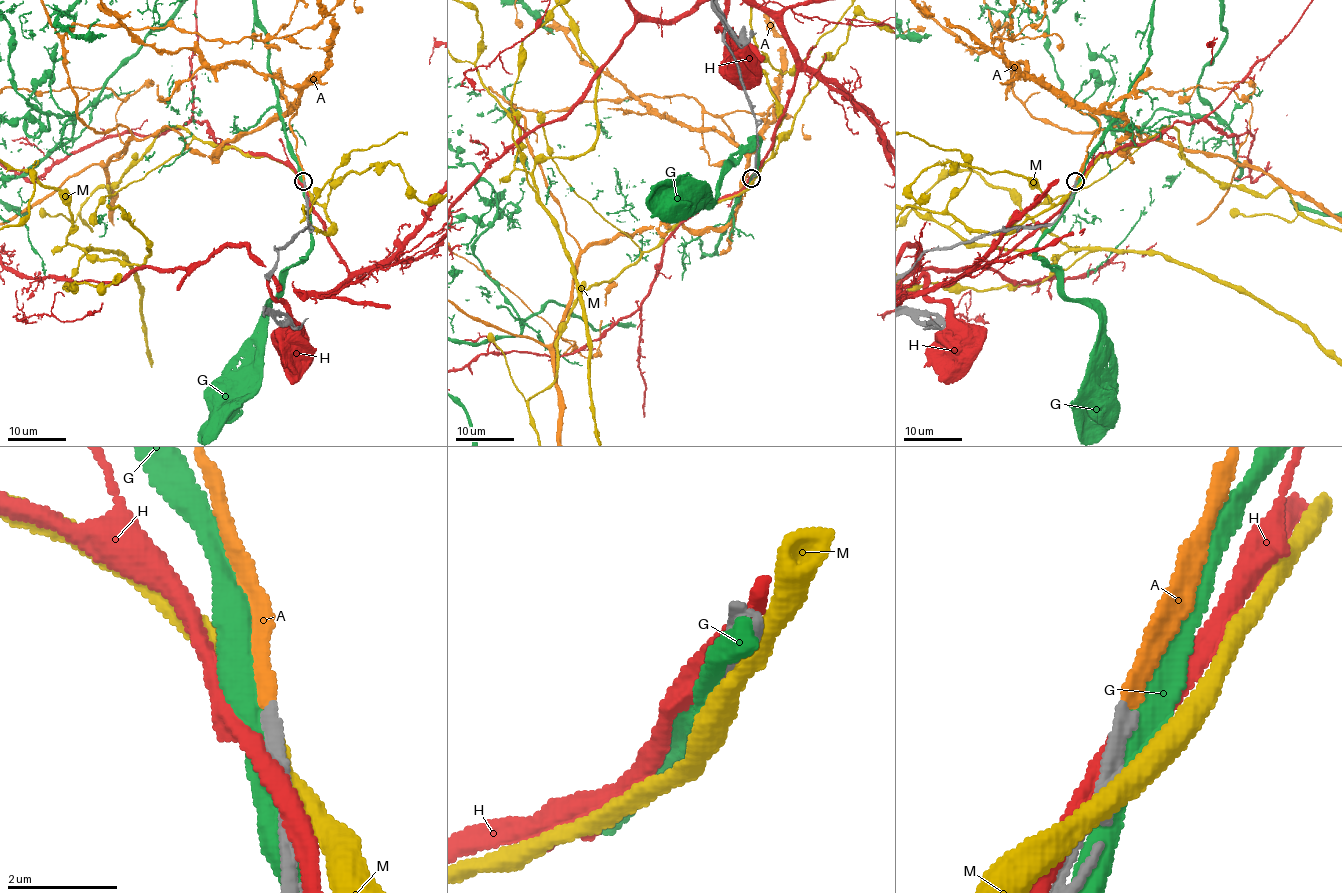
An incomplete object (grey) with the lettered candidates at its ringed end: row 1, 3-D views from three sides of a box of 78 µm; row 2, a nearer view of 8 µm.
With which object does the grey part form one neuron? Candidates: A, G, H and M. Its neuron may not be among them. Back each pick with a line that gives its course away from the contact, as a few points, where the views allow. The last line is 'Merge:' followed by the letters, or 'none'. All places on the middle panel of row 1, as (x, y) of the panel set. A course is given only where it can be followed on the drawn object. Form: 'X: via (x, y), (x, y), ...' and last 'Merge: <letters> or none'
Merge: A

